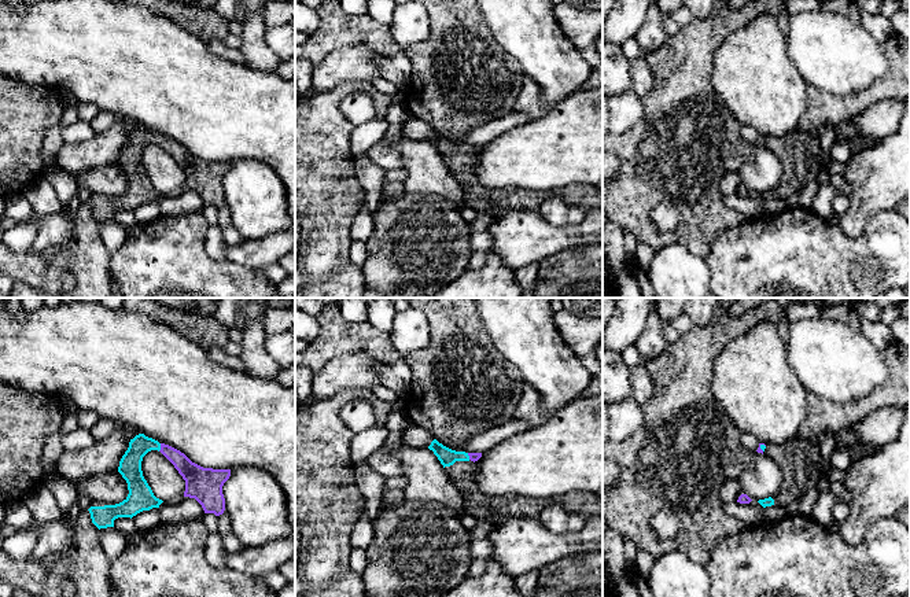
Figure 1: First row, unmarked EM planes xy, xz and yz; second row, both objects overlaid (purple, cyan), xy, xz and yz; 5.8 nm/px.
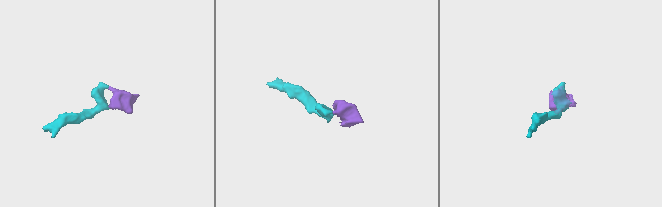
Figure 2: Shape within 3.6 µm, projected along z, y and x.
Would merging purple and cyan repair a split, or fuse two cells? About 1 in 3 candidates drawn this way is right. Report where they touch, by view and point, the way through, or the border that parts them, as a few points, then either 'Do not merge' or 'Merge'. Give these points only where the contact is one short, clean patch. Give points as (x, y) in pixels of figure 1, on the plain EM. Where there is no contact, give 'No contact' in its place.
Touches purple at xy (161, 140). Path across: xy (194, 168), (174, 148), (161, 140), (146, 139), (129, 159). Merge

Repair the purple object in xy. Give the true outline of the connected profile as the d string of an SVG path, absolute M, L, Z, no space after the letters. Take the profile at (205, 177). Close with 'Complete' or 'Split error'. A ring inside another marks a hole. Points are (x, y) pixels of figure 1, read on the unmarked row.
M139 126L130 132L118 159L118 165L128 176L128 189L115 198L91 199L88 202L92 215L99 222L114 220L114 213L118 210L132 211L143 203L159 200L163 195L154 188L141 163L143 150L151 143L161 144L183 169L185 173L184 189L195 191L205 206L214 206L215 209L224 206L222 178L229 172L231 162L203 161L192 155L180 143Z. Split error

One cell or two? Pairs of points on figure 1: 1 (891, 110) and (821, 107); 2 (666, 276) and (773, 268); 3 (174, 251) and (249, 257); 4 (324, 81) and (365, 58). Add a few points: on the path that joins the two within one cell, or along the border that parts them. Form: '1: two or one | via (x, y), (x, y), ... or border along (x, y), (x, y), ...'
1: two | border along (895, 98), (874, 102), (851, 120)
2: two | border along (703, 258), (710, 271), (710, 283)
3: two | border along (228, 260), (244, 266), (260, 268)
4: one | via (334, 72), (341, 65), (356, 62)

